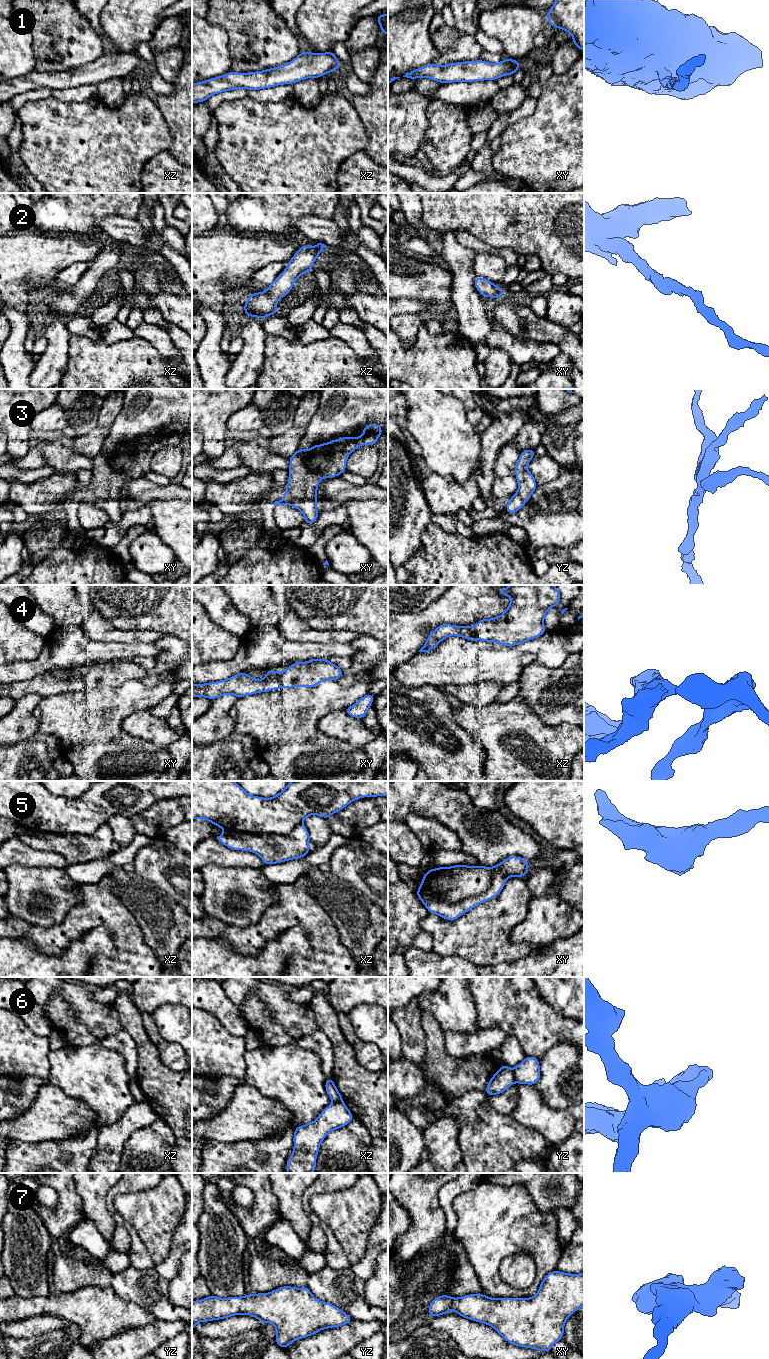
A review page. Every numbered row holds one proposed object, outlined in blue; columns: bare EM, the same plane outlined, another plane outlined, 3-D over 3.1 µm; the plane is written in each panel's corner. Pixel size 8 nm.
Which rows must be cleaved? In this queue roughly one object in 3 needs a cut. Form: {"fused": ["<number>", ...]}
{"fused": ["5", "6"]}

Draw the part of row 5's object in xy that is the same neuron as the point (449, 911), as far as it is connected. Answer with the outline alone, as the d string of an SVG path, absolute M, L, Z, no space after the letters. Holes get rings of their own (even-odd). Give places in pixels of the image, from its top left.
M498 864L491 868L494 869L494 877L490 887L484 893L454 903L448 903L438 899L428 899L422 903L429 913L439 915L445 920L451 921L458 919L462 914L470 911L477 905L495 898L502 891L508 876L503 869L498 867Z

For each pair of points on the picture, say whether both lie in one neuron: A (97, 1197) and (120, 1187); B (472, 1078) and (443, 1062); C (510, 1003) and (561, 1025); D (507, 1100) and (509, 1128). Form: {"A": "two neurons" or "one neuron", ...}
{"A": "two neurons", "B": "one neuron", "C": "one neuron", "D": "two neurons"}

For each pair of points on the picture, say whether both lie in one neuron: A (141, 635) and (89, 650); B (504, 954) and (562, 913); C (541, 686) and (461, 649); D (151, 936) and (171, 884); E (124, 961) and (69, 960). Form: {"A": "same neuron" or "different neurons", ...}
{"A": "different neurons", "B": "different neurons", "C": "different neurons", "D": "different neurons", "E": "different neurons"}

